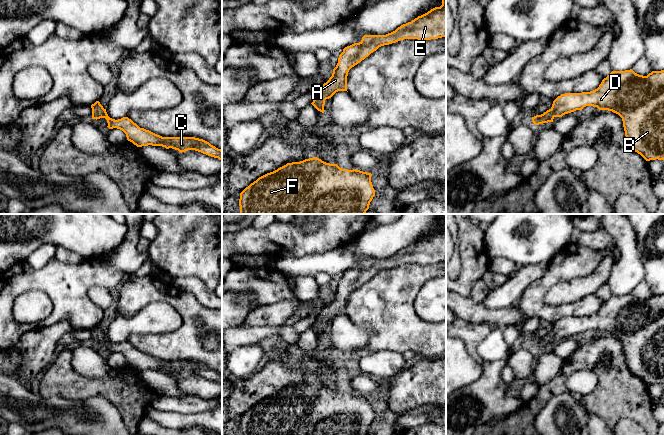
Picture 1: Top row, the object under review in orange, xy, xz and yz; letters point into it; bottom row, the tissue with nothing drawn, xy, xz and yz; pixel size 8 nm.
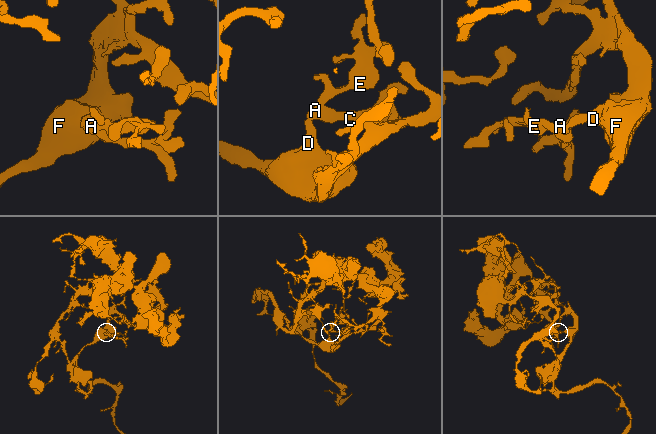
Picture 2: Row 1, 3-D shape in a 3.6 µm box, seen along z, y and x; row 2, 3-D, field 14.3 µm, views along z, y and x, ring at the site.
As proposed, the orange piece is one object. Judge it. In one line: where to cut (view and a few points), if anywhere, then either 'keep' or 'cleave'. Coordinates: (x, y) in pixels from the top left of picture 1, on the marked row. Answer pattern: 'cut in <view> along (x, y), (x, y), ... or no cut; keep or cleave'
no cut; keep

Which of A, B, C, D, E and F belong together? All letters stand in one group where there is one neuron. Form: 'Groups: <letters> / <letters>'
Groups: A B C D E F

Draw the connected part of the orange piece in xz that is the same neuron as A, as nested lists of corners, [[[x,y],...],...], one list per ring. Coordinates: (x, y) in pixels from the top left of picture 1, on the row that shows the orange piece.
[[[446,0],[440,7],[418,16],[411,22],[401,25],[386,35],[364,35],[359,43],[343,49],[332,76],[322,85],[318,96],[311,103],[324,113],[325,100],[338,91],[347,91],[349,70],[376,51],[379,47],[396,43],[404,39],[431,40],[446,37]]]

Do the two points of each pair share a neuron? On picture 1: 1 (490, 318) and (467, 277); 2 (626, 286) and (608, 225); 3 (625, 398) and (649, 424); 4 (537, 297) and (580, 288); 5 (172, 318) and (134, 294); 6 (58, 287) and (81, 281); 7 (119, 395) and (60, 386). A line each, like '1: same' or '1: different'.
1: different
2: same
3: same
4: different
5: different
6: same
7: same

